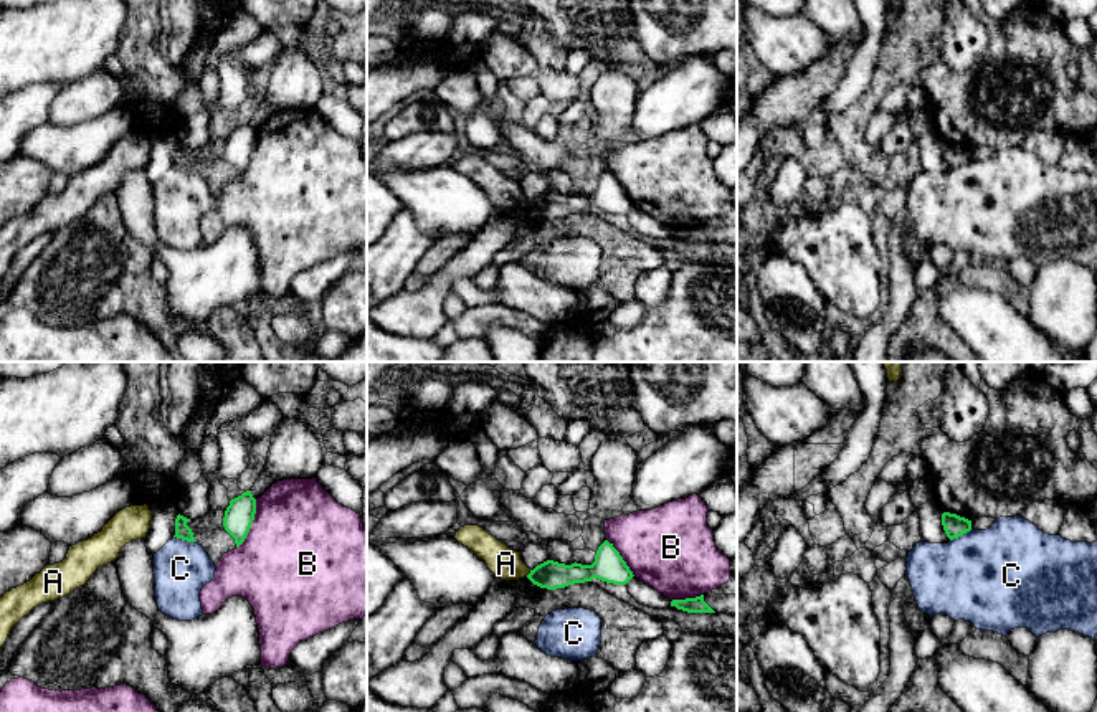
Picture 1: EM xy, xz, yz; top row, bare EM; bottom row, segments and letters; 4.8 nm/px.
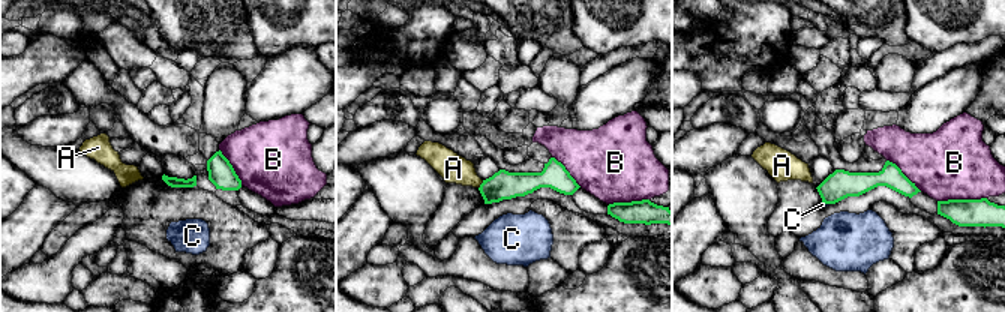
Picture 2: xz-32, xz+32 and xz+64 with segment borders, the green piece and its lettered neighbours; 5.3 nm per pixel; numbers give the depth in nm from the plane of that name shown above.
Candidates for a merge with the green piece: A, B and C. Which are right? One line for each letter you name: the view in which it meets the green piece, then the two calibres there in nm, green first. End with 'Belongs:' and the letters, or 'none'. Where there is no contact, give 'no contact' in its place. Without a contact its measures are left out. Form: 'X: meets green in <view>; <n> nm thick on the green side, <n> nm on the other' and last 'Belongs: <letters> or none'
Belongs: none

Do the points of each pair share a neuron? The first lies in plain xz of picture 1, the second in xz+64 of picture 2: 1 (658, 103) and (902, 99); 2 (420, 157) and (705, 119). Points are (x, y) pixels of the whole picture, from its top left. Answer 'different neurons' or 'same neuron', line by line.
1: different neurons
2: different neurons

